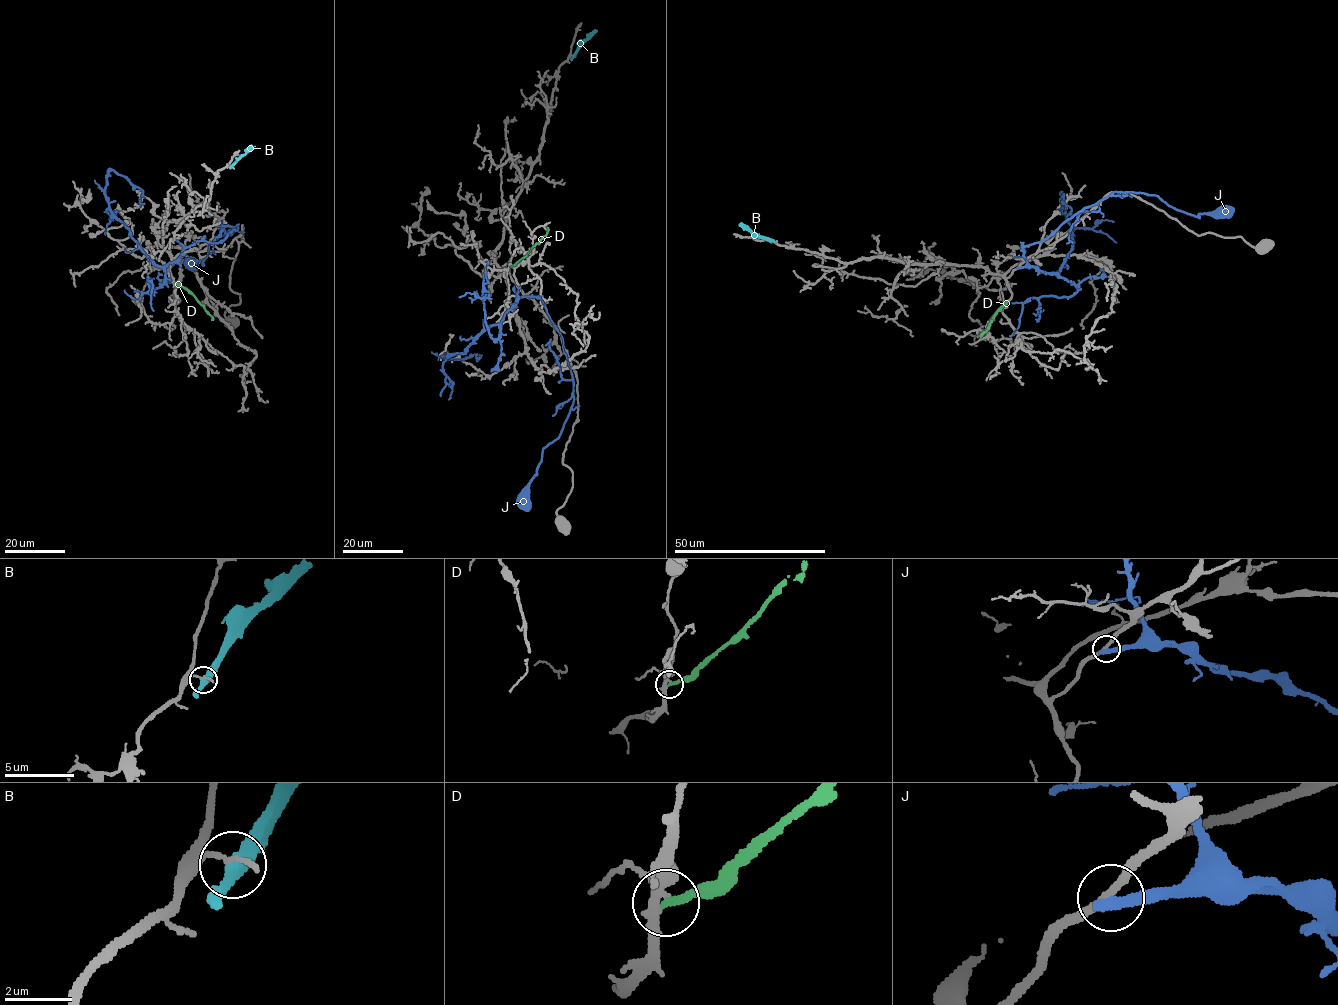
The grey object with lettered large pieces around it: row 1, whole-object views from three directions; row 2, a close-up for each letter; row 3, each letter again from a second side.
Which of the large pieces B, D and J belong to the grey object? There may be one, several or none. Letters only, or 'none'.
none

